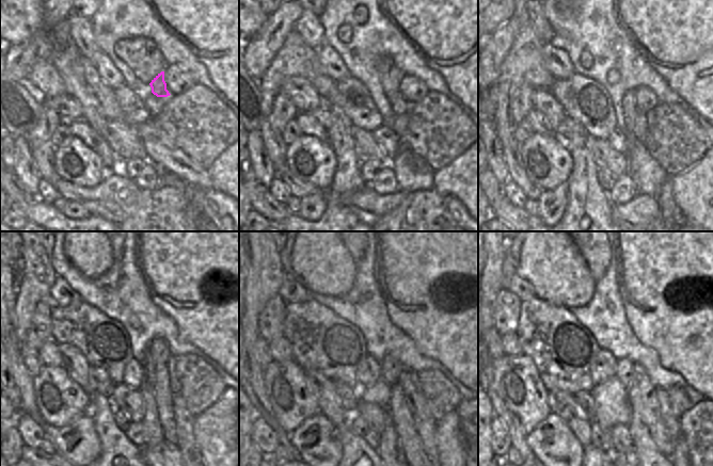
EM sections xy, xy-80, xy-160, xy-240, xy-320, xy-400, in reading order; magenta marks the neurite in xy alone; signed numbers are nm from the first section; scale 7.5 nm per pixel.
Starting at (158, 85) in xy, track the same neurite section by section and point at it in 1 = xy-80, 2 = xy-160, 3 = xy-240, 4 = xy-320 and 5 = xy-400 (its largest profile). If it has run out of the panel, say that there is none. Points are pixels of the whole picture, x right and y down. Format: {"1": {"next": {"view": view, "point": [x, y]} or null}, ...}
{"1": {"next": {"view": "xy-80", "point": [398, 103]}}, "2": {"next": {"view": "xy-160", "point": [640, 123]}}, "3": {"next": {"view": "xy-240", "point": [163, 397]}}, "4": {"next": {"view": "xy-320", "point": [397, 410]}}, "5": {"next": {"view": "xy-400", "point": [645, 447]}}}

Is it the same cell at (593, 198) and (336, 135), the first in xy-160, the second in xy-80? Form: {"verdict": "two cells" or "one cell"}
{"verdict": "one cell"}

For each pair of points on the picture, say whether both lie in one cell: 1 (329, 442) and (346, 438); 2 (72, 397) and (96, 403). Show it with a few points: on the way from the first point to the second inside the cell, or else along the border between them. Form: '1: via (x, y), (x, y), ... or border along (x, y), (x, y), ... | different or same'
1: border along (337, 429), (342, 454) | different
2: border along (90, 394), (90, 411), (86, 414) | different

